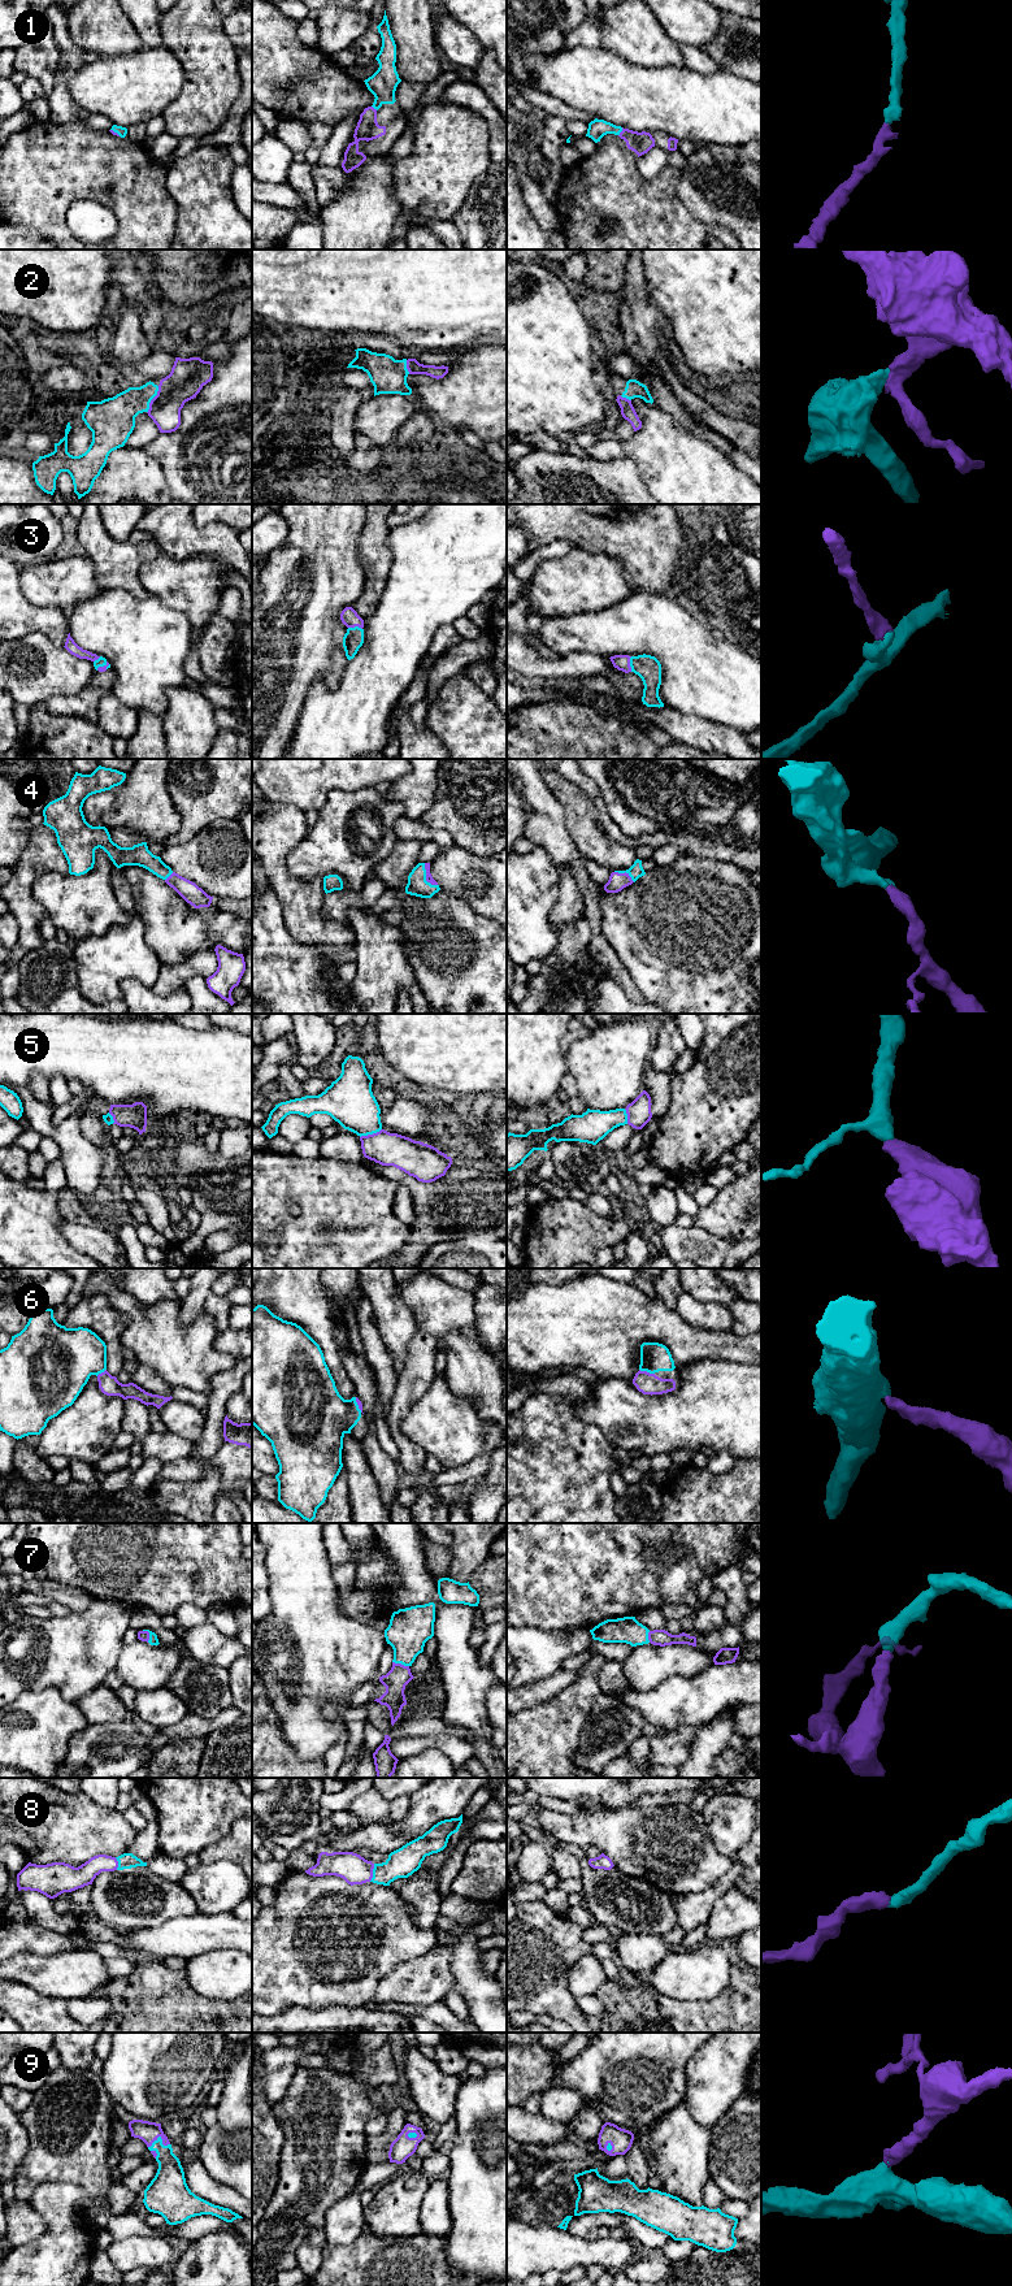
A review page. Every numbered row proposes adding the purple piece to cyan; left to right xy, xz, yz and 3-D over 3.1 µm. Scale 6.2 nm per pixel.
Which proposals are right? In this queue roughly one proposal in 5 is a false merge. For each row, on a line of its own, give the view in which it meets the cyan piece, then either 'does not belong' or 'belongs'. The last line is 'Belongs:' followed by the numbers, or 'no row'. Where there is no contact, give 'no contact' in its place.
1: contact in yz; belongs
2: contact in xy; belongs
3: contact in yz; belongs
4: contact in xz; belongs
5: contact in xz; belongs
6: contact in yz; belongs
7: contact in xz; belongs
8: contact in xz; belongs
9: contact in xy; belongs
Belongs: 1, 2, 3, 4, 5, 6, 7, 8, 9

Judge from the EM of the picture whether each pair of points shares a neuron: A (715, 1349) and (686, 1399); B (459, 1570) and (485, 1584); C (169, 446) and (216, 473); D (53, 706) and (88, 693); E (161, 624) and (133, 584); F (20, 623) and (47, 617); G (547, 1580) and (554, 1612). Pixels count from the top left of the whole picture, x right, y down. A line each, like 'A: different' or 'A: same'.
A: different
B: different
C: same
D: same
E: different
F: same
G: same

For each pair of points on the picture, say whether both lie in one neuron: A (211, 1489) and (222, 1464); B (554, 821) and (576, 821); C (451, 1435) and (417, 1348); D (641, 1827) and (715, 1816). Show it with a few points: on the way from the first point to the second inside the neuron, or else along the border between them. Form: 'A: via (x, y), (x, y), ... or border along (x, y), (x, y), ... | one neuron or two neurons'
A: border along (221, 1475), (208, 1470), (190, 1483) | two neurons
B: border along (554, 793), (564, 810), (569, 836), (580, 849) | two neurons
C: border along (437, 1374), (428, 1391), (412, 1406) | two neurons
D: border along (699, 1812), (707, 1834), (715, 1846) | two neurons

